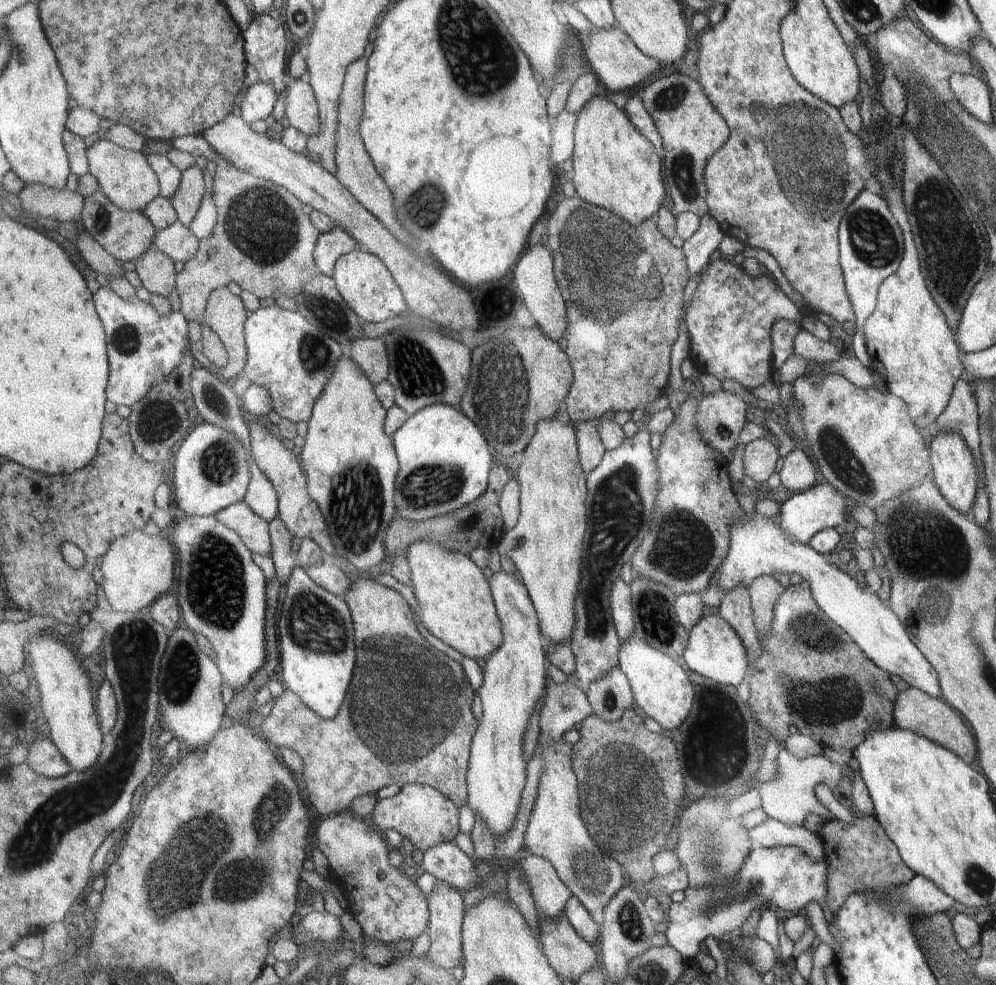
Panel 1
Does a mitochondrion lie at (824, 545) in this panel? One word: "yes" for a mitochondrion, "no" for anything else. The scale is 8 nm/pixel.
no

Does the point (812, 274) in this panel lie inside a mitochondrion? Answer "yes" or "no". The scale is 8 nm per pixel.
no

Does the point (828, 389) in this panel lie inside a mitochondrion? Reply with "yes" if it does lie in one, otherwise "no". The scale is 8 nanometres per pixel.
no

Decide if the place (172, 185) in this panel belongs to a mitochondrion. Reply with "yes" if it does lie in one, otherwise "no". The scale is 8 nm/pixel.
no

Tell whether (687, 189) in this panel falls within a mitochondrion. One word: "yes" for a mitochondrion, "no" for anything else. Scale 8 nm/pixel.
yes

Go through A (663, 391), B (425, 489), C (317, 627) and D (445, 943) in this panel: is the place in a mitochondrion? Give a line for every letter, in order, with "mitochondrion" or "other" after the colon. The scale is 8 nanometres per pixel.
A: other
B: mitochondrion
C: mitochondrion
D: other

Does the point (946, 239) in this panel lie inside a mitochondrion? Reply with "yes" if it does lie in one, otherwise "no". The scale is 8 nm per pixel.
yes

